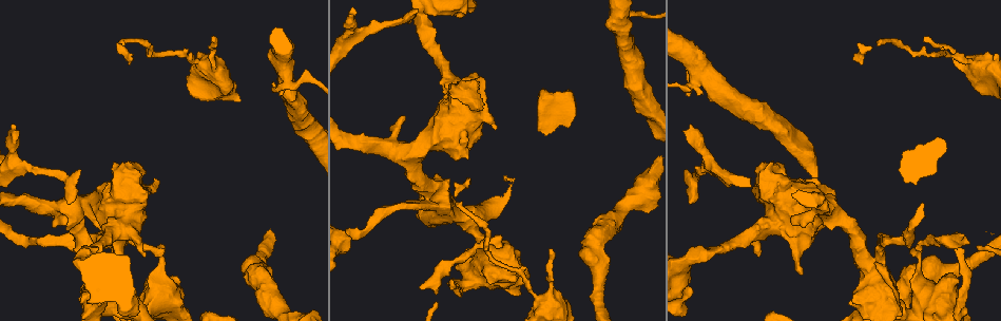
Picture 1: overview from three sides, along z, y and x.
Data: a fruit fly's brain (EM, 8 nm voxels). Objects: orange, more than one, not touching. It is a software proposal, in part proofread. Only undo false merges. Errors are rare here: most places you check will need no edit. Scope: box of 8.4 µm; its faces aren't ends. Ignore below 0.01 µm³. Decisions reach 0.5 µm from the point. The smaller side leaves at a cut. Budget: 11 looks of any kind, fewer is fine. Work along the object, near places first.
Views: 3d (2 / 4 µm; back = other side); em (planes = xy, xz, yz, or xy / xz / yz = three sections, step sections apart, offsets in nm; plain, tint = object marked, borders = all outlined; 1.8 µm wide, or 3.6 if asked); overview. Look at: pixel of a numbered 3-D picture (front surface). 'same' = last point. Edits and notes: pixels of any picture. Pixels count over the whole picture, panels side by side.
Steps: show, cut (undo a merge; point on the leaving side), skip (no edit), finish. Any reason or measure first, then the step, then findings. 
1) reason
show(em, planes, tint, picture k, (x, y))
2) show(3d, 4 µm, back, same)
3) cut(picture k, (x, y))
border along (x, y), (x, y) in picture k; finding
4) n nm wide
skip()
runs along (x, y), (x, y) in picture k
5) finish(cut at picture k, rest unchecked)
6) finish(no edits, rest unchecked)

branch point
show(em, planes, tint, picture 1, (349, 34))

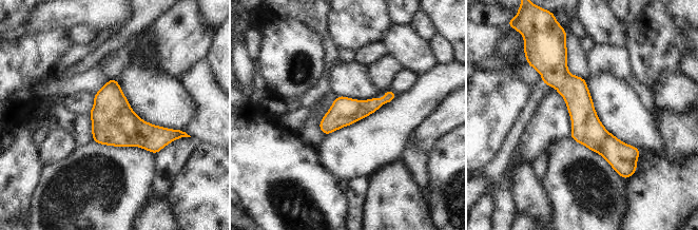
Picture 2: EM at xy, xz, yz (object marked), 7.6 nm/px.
220 nm wide
skip()
runs along (562, 54), (561, 78), (617, 167) in picture 2; all the same cell

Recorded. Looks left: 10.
thick turns thin
show(em, xy, step 8, tint, picture 1, (411, 153))

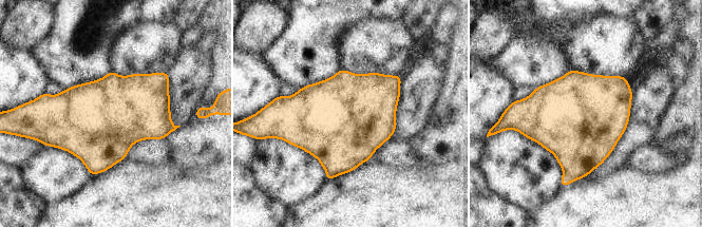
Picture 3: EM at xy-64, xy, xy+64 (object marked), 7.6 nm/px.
skip()
all the same cell

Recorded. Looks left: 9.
abrupt turn
show(em, 3.6 µm, planes, plain, picture 1, (945, 295))

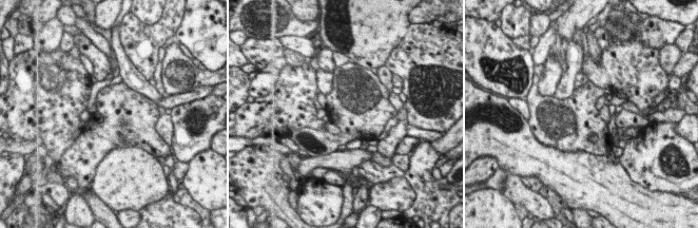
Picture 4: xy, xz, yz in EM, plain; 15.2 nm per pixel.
where the object lies
show(em, 3.6 µm, planes, tint, same)

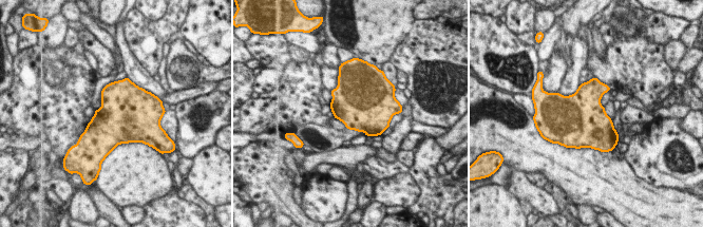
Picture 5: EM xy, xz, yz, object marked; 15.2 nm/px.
750 nm wide
skip()
all the same cell

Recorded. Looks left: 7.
small branch off a trunk
show(em, planes, tint, picture 1, (708, 78))

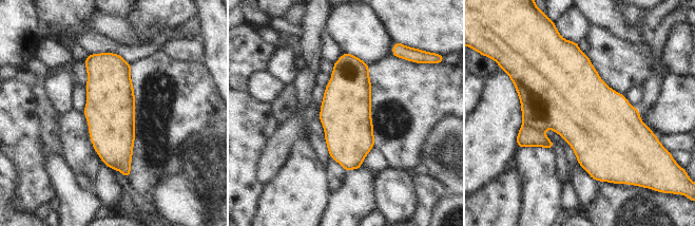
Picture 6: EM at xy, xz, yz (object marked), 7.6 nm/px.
cut(picture 6, (527, 136))
border along (523, 121), (543, 132) in picture 6; a second cell is stuck on

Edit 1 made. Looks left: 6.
finish(cut at picture 6, rest unchecked)

